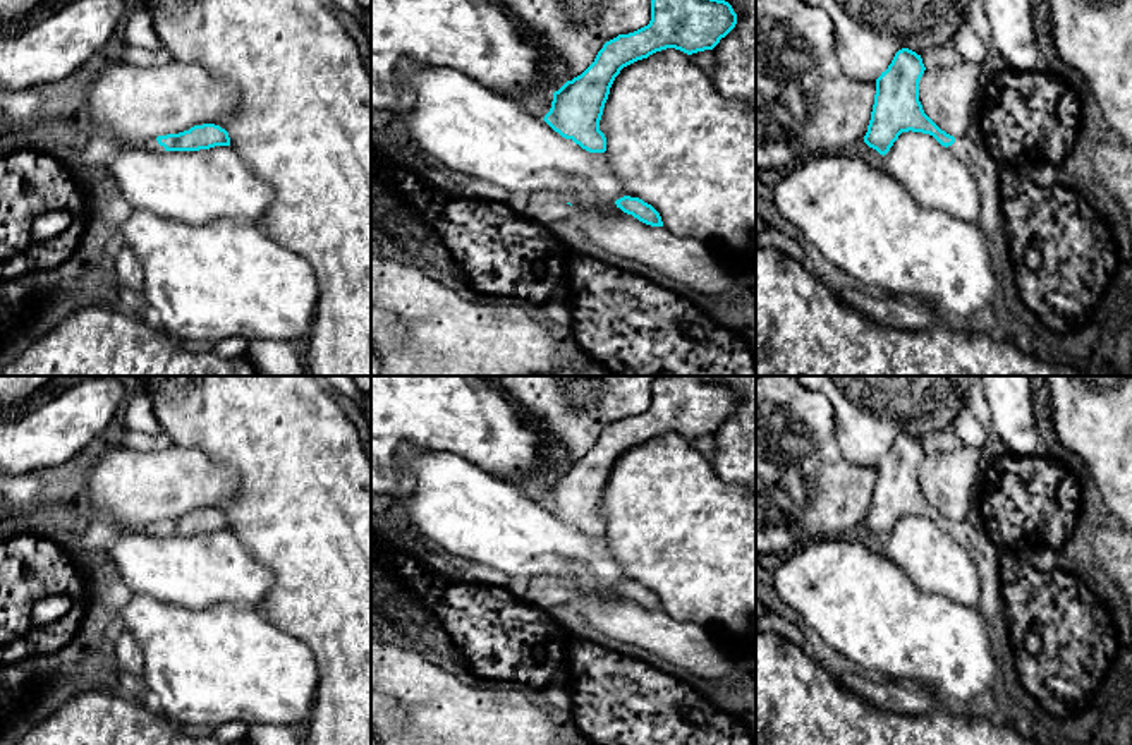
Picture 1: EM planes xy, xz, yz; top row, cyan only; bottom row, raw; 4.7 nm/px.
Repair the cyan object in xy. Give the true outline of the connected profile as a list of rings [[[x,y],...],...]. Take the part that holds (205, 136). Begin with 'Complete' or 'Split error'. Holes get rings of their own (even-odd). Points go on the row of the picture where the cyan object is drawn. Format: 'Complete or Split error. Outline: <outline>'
Split error. Outline: [[[203,124],[179,134],[149,137],[144,146],[151,151],[199,151],[215,146],[230,146],[230,137],[220,125]]]

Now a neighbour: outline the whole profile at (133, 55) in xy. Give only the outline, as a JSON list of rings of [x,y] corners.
[[[127,45],[122,50],[122,62],[134,67],[156,67],[170,62],[173,55],[165,46],[158,50],[146,50]]]

